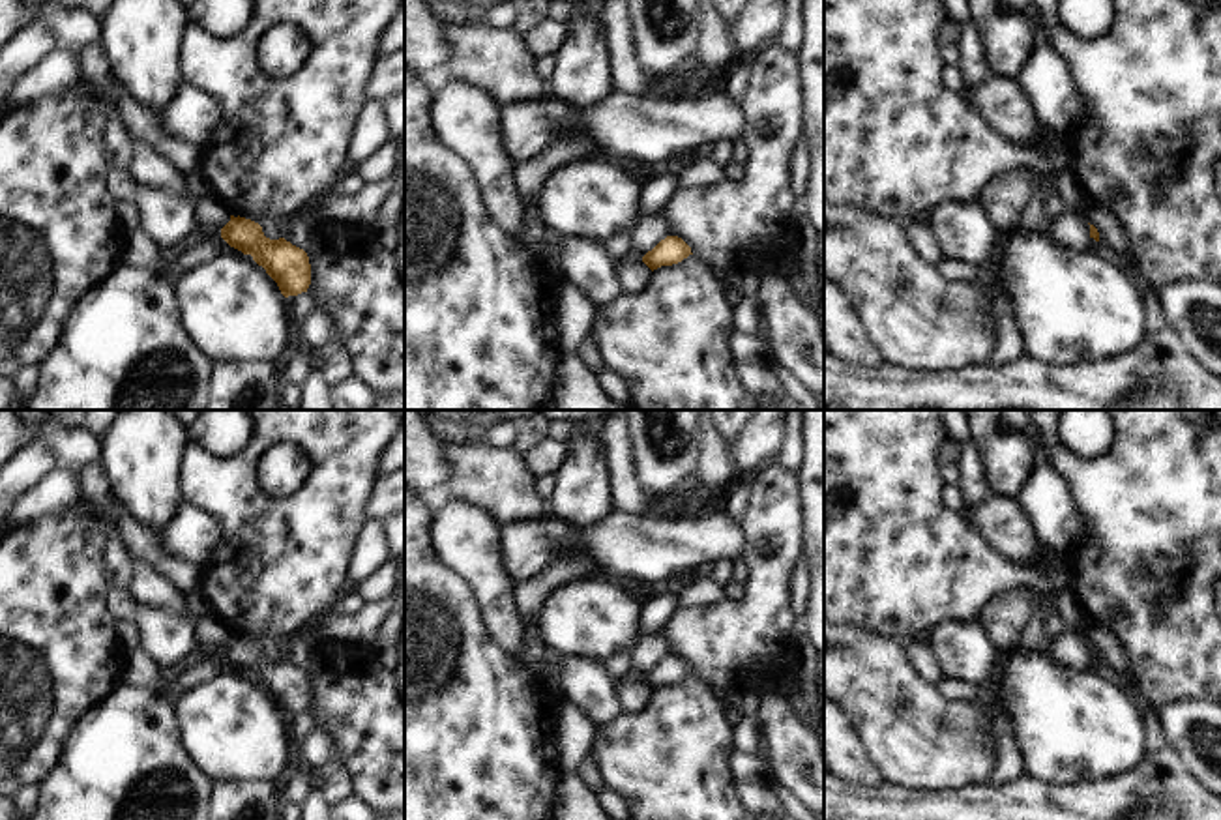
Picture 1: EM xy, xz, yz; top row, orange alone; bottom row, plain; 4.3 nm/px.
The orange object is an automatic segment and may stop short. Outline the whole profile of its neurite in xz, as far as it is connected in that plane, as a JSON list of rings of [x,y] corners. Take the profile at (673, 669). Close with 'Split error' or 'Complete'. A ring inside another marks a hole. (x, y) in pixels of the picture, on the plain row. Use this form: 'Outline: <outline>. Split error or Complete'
Outline: [[[667,655],[652,670],[642,676],[642,681],[654,691],[661,685],[672,685],[687,678],[691,666],[678,655]]]. Complete.

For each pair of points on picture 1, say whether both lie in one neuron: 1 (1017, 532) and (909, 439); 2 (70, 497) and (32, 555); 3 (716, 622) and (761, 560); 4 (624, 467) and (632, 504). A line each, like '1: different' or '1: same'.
1: different
2: different
3: same
4: same

